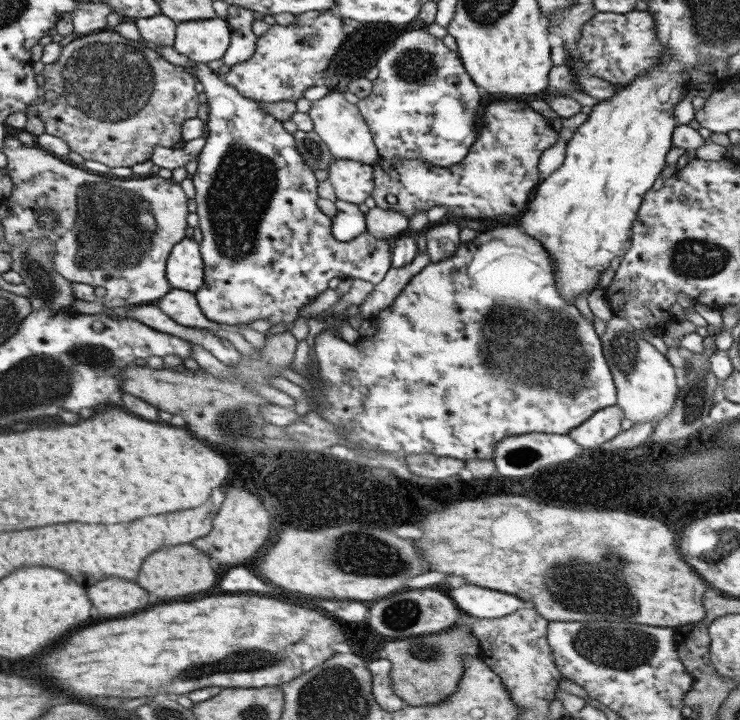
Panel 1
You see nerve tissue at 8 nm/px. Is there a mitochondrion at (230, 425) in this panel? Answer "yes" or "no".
yes

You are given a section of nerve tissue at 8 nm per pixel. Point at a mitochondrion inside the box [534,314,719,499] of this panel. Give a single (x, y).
(623, 351)

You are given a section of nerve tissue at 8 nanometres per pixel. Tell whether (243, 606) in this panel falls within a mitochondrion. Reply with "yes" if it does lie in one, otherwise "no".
no

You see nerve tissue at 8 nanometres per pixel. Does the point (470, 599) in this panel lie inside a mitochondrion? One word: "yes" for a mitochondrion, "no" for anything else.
no

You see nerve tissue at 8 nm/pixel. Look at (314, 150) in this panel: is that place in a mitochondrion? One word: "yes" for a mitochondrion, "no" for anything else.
yes

